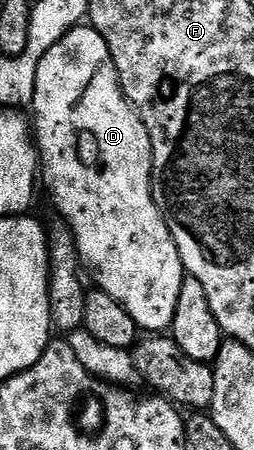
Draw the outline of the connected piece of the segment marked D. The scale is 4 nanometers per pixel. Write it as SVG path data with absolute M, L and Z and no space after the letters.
M76 26L70 28L58 42L52 46L41 58L37 66L35 75L35 97L29 106L30 111L35 111L33 116L33 139L35 147L39 153L39 163L41 165L42 183L47 183L47 188L51 191L51 200L55 203L55 208L64 216L65 224L75 237L75 245L78 248L80 261L84 265L91 267L91 272L95 275L98 291L104 292L113 298L128 312L129 316L139 330L147 334L163 334L168 331L177 314L177 298L181 298L181 286L185 269L181 262L179 248L173 242L173 234L157 206L157 202L151 193L151 167L153 166L153 150L151 149L151 139L149 130L145 122L136 112L126 96L123 95L123 87L119 84L119 71L113 62L113 54L105 42L105 38L97 29L90 26Z

